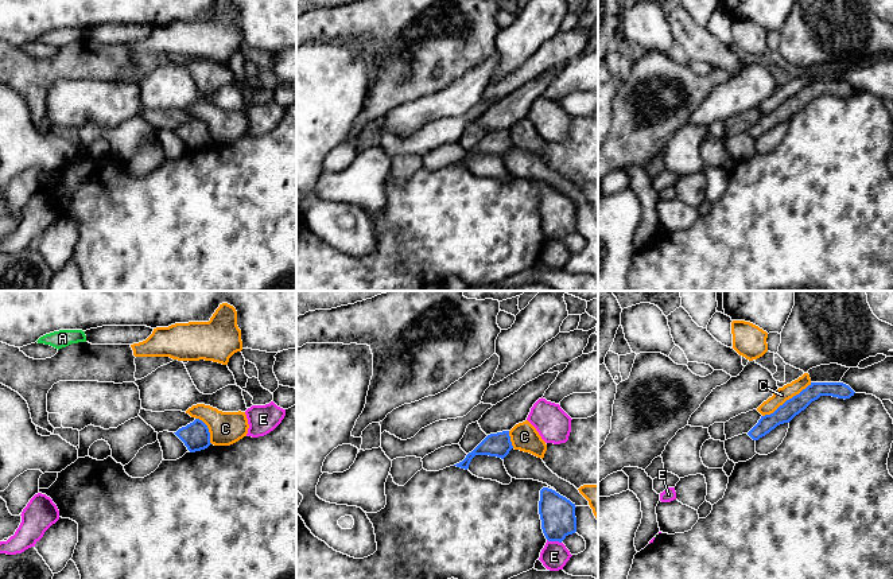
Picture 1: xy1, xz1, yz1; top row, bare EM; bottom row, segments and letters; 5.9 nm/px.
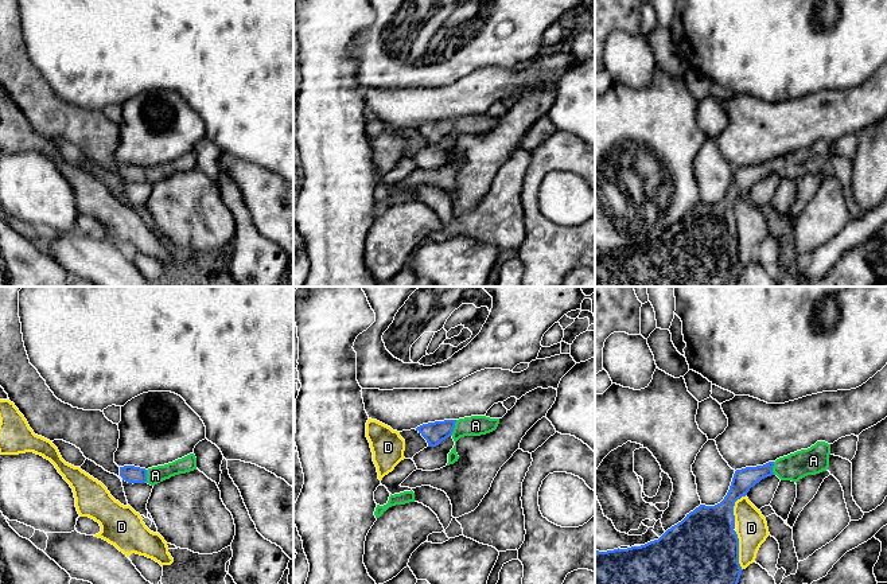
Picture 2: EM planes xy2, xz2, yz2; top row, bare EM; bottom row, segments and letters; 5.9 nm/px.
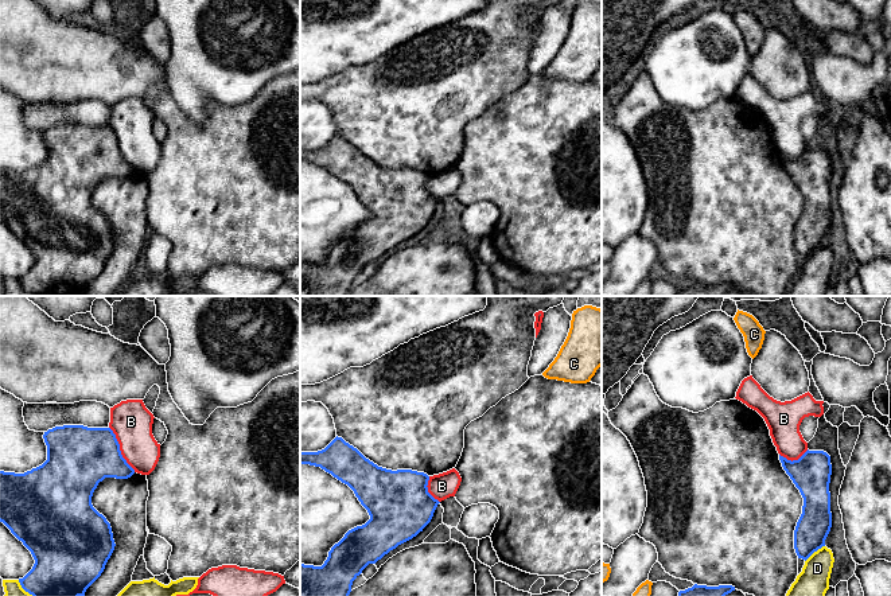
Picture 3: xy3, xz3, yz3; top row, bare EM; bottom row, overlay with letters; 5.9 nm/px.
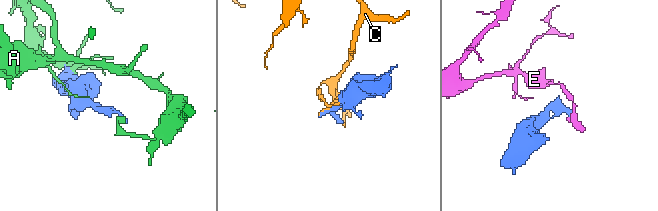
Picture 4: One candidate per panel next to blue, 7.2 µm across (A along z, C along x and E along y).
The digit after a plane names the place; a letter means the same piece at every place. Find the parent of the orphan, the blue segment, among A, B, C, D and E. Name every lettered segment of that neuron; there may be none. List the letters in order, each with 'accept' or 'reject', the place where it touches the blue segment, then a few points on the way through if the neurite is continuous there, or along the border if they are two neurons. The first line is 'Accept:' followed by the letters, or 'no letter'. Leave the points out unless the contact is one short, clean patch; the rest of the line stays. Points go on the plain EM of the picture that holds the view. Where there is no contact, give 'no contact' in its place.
Accept: A
A: accept; meets blue in xz2 at (452, 127)
B: reject; meets blue in xy3 at (119, 148); border along xy3 (109, 125), (119, 143), (121, 155), (135, 170)
C: reject; meets blue in yz1 at (787, 98)
D: reject; meets blue in yz2 at (738, 249)
E: reject; meets blue in xz1 at (554, 239); border along xz1 (547, 237), (560, 241)

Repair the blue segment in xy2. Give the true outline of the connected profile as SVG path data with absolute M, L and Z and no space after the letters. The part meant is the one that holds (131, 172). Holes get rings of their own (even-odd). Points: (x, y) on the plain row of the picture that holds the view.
M190 152L172 161L148 168L135 164L124 164L120 166L120 175L128 182L148 182L155 184L166 178L170 178L171 175L186 172L194 168L197 168L197 156L194 152Z

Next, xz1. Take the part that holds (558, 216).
M552 187L540 189L539 213L548 240L562 241L576 230L575 202Z

